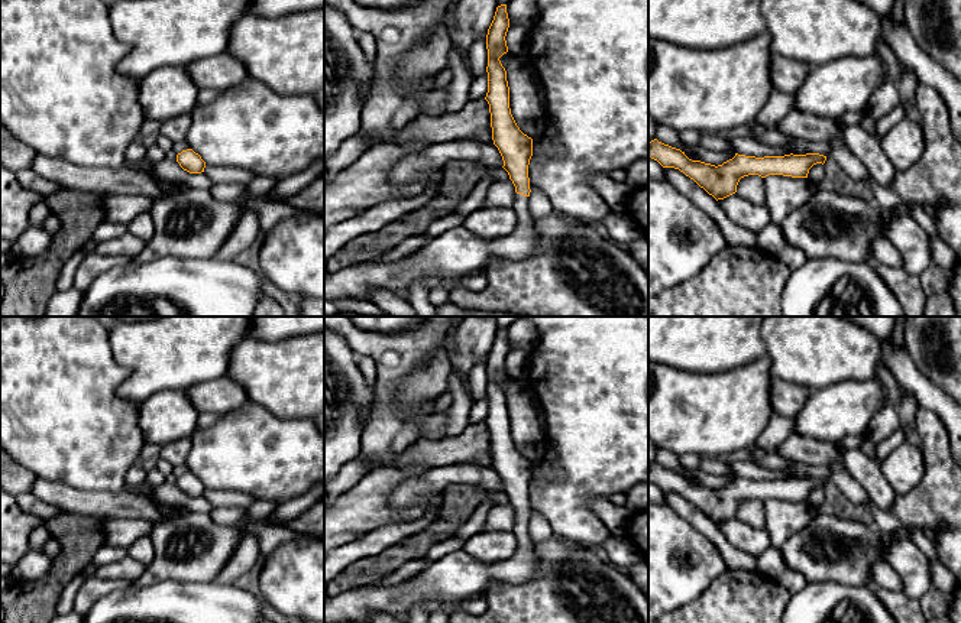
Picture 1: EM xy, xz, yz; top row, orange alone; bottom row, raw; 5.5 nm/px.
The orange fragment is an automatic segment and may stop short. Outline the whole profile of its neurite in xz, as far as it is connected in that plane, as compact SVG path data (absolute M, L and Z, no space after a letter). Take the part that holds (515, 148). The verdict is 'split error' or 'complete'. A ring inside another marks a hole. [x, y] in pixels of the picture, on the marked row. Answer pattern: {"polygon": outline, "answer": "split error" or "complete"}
{"polygon": "M507 4L496 7L494 20L486 35L488 49L488 93L485 100L489 104L492 140L498 147L504 169L508 172L517 192L514 210L518 217L515 228L502 237L485 240L462 225L450 228L443 234L434 236L430 241L418 249L415 253L410 253L395 262L365 262L356 266L346 267L336 273L327 273L324 276L324 301L336 301L343 298L365 299L369 301L369 293L373 289L388 291L397 298L408 301L410 291L415 283L426 280L427 278L439 278L440 280L450 280L456 278L465 278L485 270L491 260L495 257L517 260L530 257L537 253L540 236L533 223L530 212L530 178L528 165L533 156L533 139L524 134L517 126L511 108L509 108L509 87L507 81L507 71L502 66L499 58L508 52L507 32L509 27L509 19L507 13Z", "answer": "split error"}

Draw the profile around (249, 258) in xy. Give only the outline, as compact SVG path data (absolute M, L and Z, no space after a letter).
M261 231L259 237L247 247L245 252L237 254L236 262L249 267L250 270L256 272L262 276L262 270L259 266L259 249L262 243L263 233Z

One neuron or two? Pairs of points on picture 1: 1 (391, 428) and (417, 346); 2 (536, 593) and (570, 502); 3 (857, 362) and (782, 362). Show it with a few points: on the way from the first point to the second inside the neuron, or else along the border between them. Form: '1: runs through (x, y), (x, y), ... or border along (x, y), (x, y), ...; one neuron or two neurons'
1: runs through (384, 408), (387, 376), (397, 366); one neuron
2: border along (553, 534), (562, 539), (591, 547); two neurons
3: runs through (838, 362), (801, 362); one neuron

